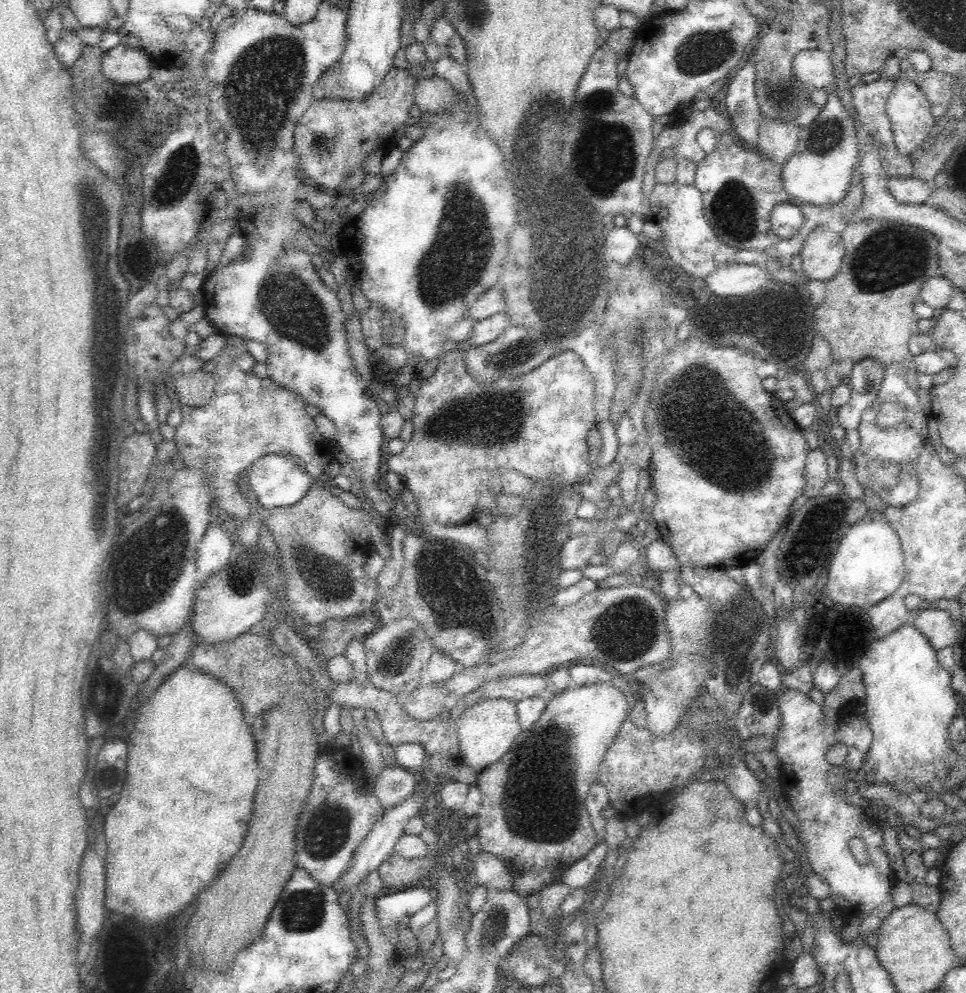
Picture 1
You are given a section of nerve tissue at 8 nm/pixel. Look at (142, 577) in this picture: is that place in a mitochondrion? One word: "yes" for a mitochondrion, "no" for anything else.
yes

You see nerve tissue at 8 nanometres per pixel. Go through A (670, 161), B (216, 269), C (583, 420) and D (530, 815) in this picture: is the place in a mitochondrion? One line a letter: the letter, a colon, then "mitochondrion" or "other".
A: other
B: other
C: other
D: mitochondrion

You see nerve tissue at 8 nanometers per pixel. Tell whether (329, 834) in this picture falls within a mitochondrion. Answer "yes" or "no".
yes

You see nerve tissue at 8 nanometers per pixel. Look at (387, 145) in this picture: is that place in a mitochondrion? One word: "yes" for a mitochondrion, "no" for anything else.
no

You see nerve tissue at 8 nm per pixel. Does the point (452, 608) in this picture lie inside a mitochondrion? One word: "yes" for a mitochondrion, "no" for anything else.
yes

